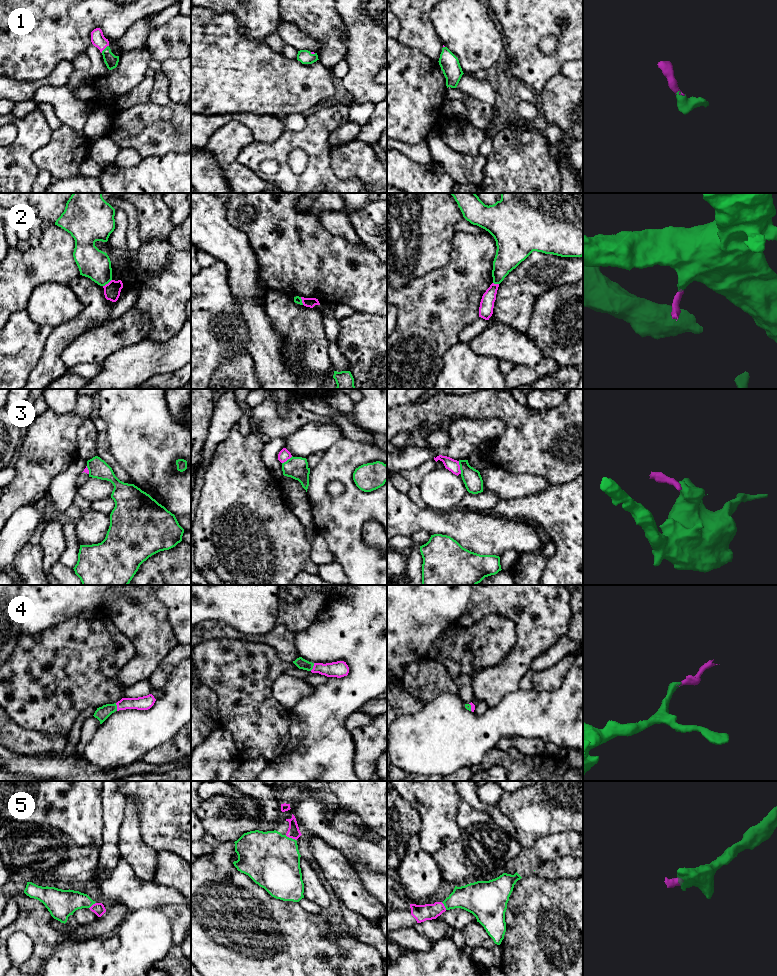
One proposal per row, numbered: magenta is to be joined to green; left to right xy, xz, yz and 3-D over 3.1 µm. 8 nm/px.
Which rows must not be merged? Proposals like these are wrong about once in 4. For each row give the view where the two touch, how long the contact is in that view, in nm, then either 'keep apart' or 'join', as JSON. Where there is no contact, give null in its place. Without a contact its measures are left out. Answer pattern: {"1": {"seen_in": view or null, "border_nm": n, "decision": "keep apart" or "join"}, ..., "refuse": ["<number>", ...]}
{"1": {"seen_in": "xy", "border_nm": 90, "decision": "join"}, "2": {"seen_in": "xy", "border_nm": 90, "decision": "keep apart"}, "3": {"seen_in": "yz", "border_nm": 110, "decision": "keep apart"}, "4": {"seen_in": "xy", "border_nm": 70, "decision": "join"}, "5": {"seen_in": "xz", "border_nm": 100, "decision": "join"}, "refuse": ["2", "3"]}

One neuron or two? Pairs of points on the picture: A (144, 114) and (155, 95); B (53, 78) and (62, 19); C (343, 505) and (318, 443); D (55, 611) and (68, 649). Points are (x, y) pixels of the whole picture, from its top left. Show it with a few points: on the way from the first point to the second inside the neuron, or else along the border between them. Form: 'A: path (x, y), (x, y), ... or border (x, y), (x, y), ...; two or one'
A: border (149, 101), (160, 105), (166, 105), (170, 102); two
B: border (70, 61), (59, 62), (49, 74), (36, 80); two
C: border (342, 437), (323, 452); two
D: border (80, 611), (38, 633); two

